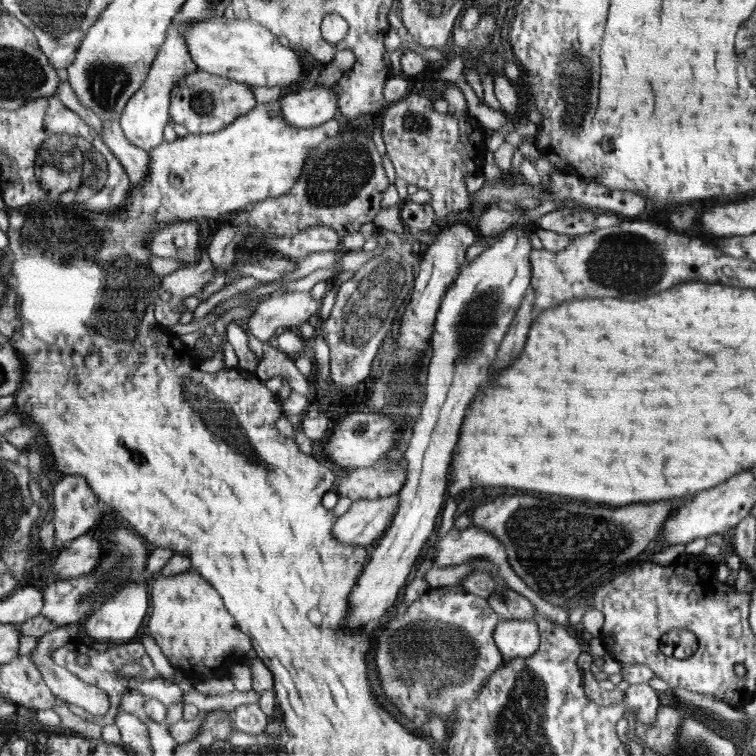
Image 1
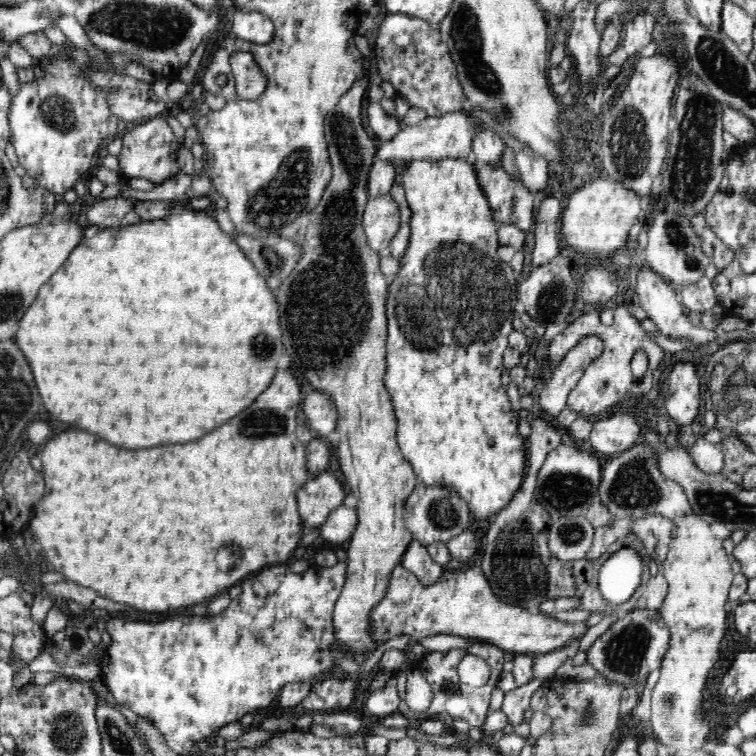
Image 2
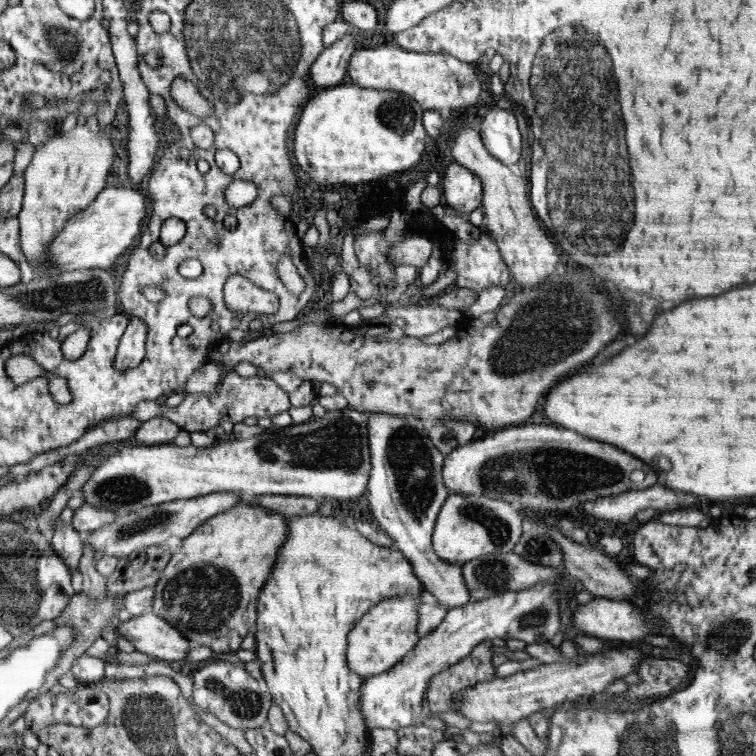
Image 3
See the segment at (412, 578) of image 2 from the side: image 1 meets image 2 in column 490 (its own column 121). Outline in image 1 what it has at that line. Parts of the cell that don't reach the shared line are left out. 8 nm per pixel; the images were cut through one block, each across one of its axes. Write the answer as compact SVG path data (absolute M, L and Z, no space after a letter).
M135 582L121 586L116 594L113 594L107 602L81 622L84 636L90 637L95 642L104 642L113 646L130 643L132 638L138 636L138 630L142 628L146 612L148 612L146 589L148 589L147 585Z

